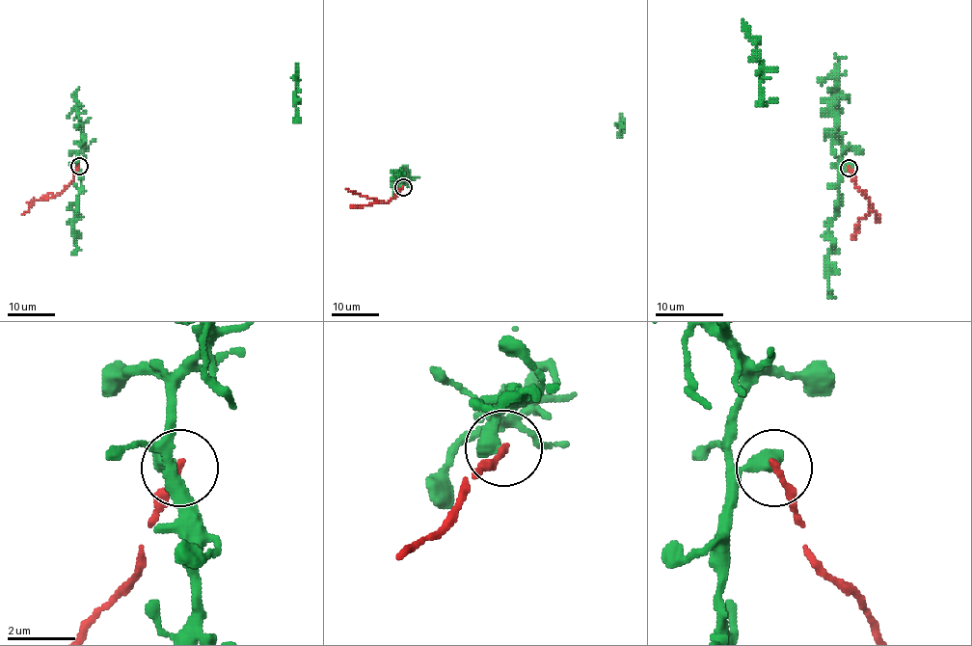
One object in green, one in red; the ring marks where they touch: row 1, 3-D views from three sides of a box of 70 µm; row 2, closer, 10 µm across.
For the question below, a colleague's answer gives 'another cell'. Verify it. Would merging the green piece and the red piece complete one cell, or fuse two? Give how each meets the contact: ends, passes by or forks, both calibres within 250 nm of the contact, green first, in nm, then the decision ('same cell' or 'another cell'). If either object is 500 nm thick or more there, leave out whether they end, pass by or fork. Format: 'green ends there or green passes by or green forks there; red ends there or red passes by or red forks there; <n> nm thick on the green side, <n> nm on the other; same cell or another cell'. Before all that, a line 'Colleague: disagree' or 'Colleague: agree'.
Colleague: agree
500 nm thick on the green side, 190 nm on the other; another cell

